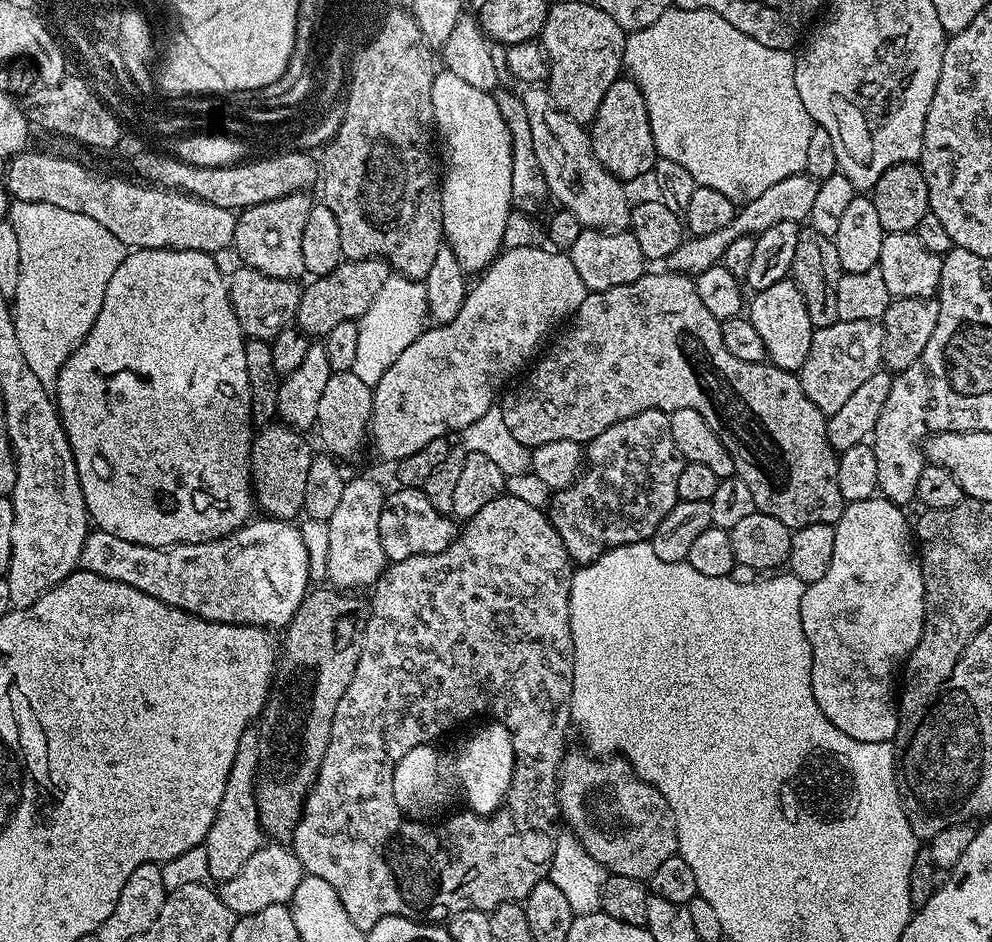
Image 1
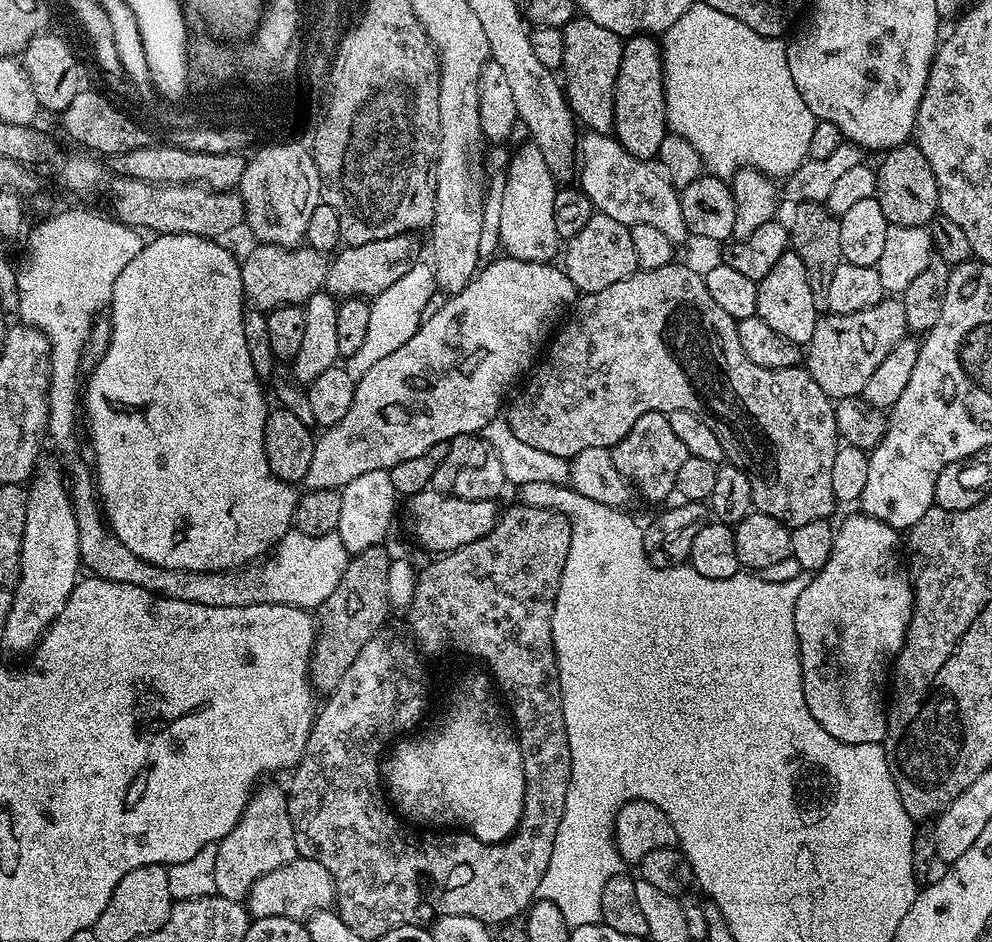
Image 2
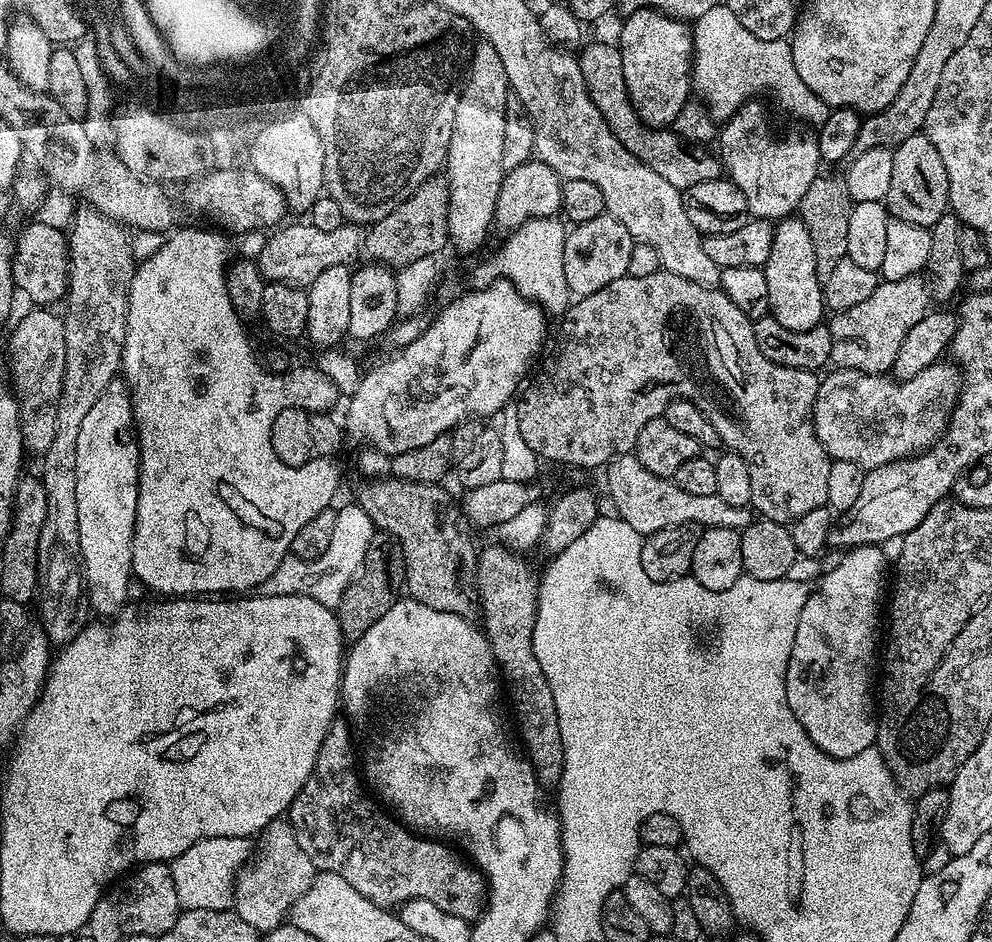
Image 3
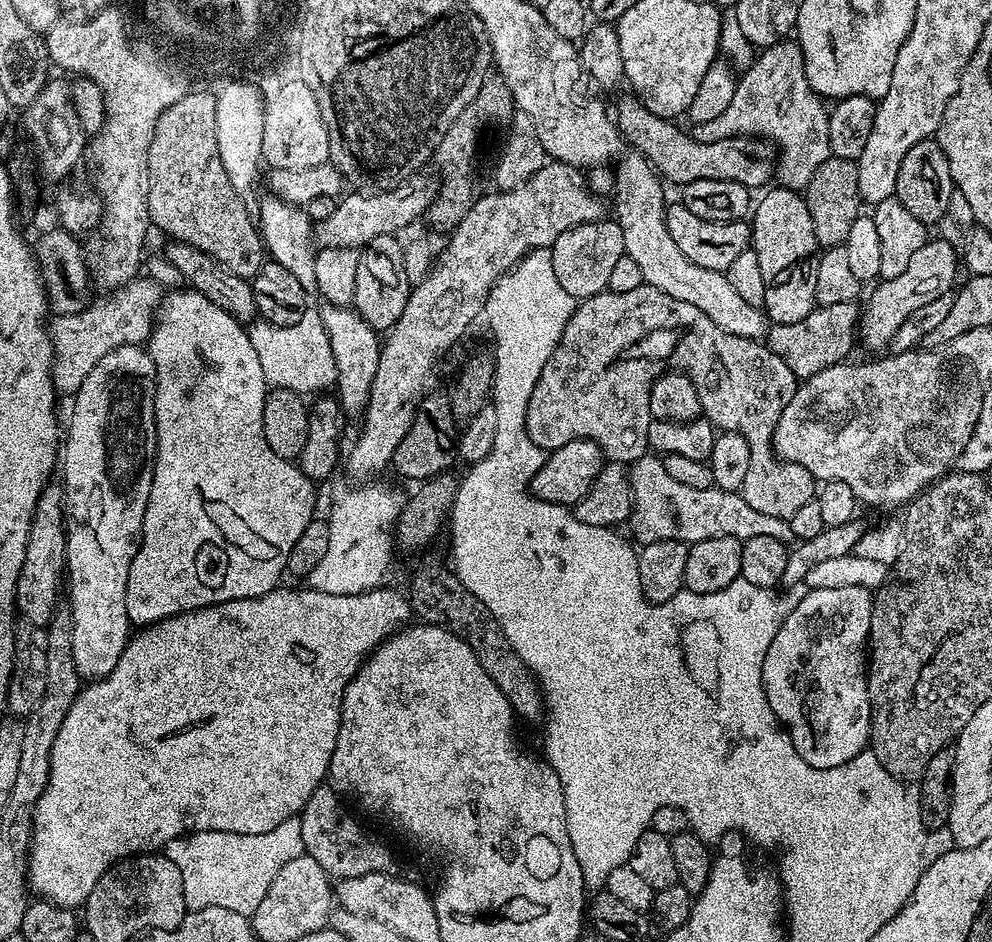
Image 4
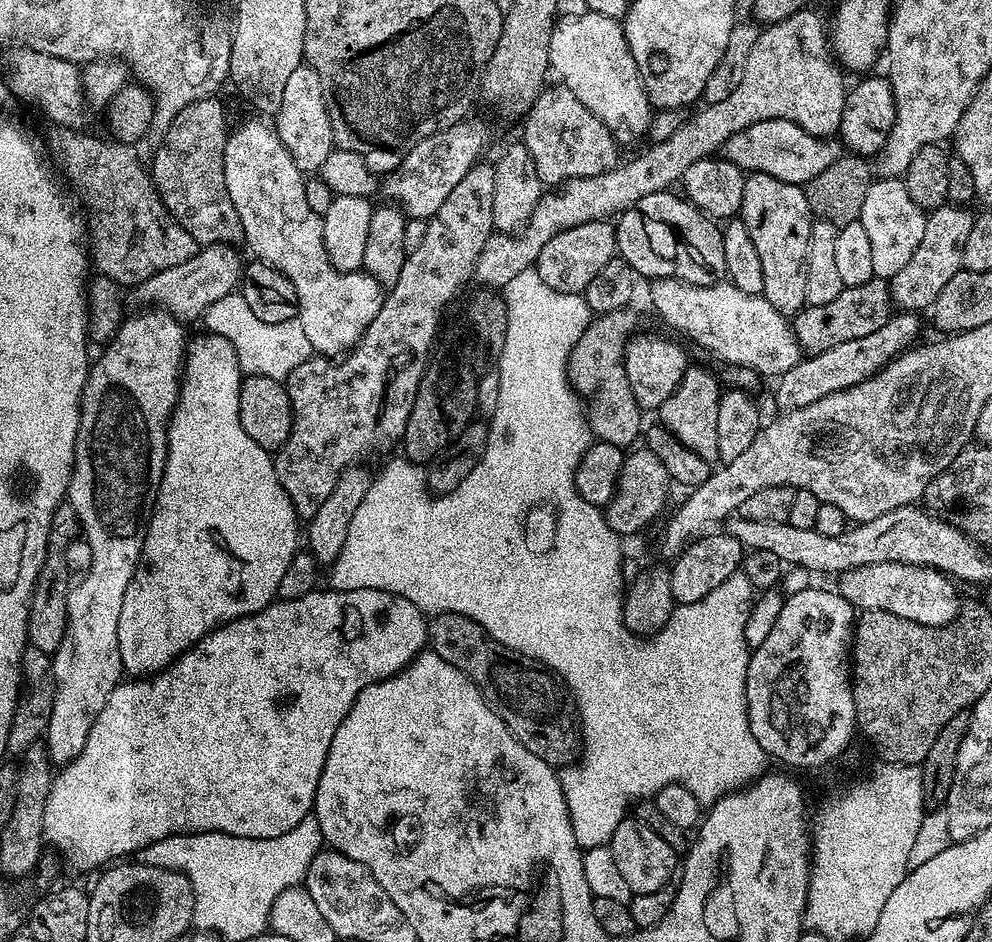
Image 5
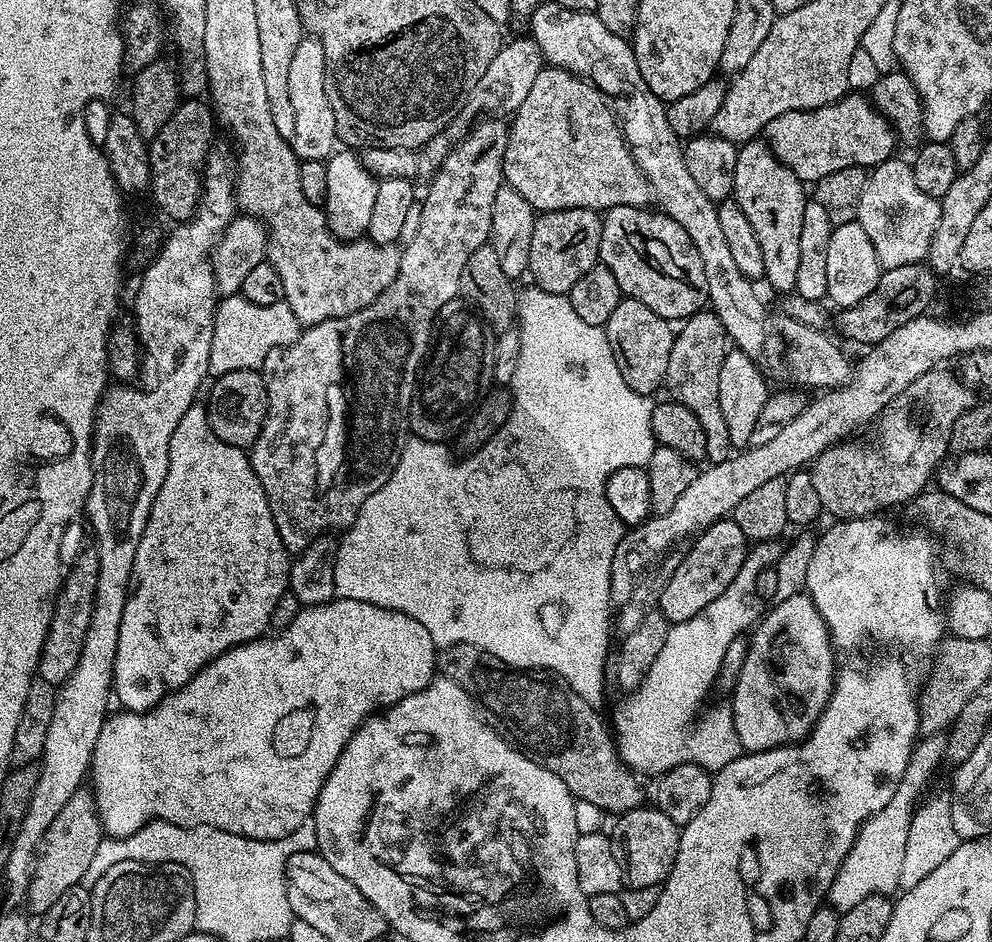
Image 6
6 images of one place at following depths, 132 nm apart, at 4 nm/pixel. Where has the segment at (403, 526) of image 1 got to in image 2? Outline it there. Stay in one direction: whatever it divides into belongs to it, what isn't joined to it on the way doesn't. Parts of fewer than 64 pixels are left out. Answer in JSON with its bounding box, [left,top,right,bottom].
[406,487,498,554]

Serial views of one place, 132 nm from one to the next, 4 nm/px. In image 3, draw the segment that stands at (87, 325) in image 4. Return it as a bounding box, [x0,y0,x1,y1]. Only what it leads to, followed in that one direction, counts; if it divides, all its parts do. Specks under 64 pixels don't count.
[8,306,66,453]

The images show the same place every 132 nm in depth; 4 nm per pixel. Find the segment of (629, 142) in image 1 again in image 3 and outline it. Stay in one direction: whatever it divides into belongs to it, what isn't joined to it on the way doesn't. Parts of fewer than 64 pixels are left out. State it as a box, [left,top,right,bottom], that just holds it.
[618,8,693,128]

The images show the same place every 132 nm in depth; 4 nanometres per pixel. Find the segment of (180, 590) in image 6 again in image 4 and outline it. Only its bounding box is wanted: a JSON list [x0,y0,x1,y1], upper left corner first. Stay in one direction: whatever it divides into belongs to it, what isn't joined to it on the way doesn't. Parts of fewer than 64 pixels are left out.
[126,286,316,626]

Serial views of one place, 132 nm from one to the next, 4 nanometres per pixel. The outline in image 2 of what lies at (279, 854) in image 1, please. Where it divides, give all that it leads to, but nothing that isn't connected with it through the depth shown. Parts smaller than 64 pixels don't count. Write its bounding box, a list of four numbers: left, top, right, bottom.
[246,858,336,921]

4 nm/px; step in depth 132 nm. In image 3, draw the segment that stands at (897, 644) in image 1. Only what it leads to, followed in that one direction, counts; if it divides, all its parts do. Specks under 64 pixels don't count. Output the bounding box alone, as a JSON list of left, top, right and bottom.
[786,544,886,760]

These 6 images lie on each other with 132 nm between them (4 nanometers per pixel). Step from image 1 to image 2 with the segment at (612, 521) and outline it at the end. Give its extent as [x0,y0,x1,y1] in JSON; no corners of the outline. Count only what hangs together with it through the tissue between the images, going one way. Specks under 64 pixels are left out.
[610,412,688,500]

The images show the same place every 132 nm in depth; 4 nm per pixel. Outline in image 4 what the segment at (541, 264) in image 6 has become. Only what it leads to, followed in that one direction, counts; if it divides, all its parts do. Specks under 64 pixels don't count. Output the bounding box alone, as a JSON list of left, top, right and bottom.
[550,218,626,302]

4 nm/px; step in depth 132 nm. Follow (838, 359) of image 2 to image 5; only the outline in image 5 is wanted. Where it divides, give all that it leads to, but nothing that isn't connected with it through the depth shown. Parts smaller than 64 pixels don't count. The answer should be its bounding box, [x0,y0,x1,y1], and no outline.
[890,202,974,310]

